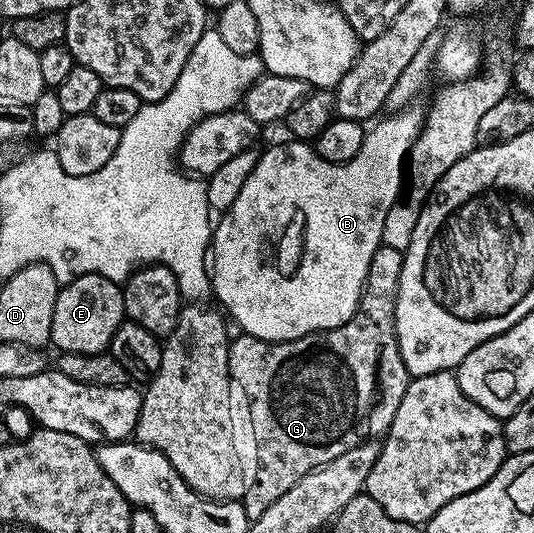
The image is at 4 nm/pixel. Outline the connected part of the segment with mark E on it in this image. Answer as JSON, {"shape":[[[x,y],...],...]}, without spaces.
{"shape":[[[85,274],[73,278],[59,289],[56,308],[52,308],[50,340],[55,351],[67,354],[104,354],[109,351],[116,328],[126,318],[122,286],[99,274]]]}

